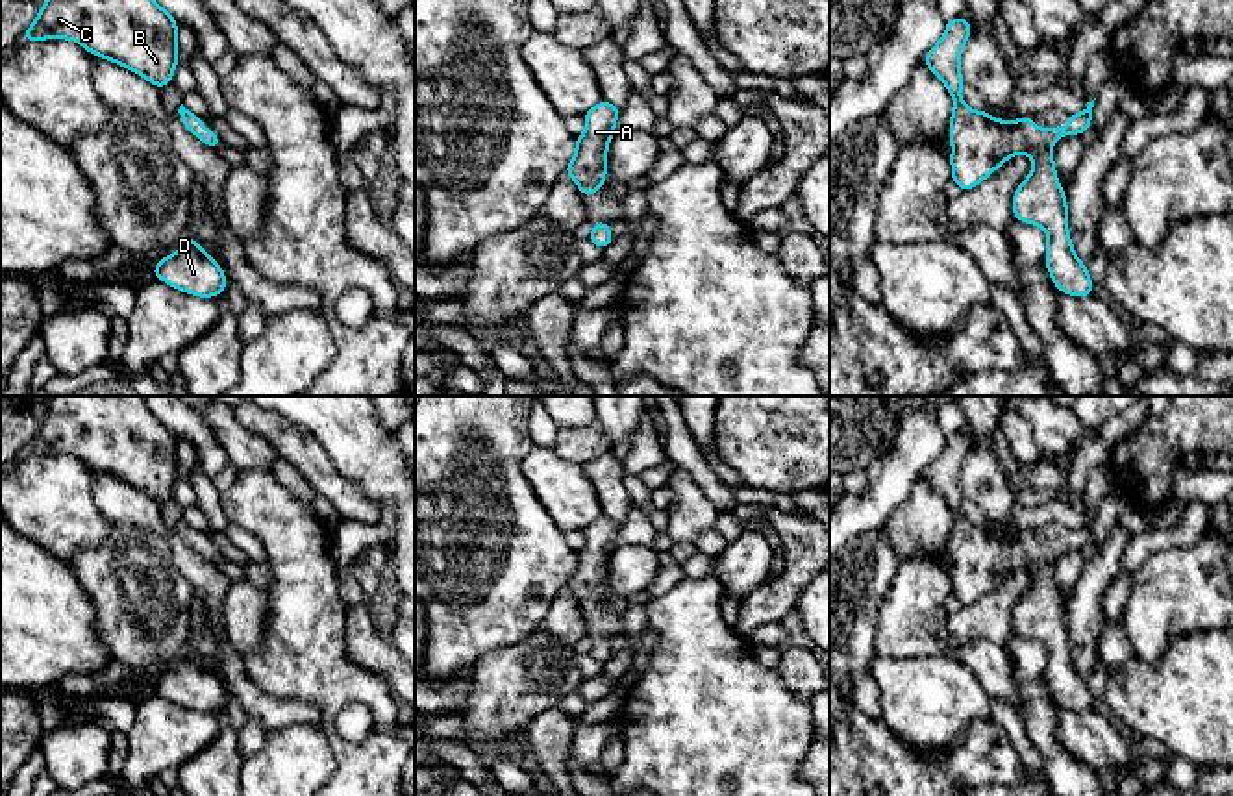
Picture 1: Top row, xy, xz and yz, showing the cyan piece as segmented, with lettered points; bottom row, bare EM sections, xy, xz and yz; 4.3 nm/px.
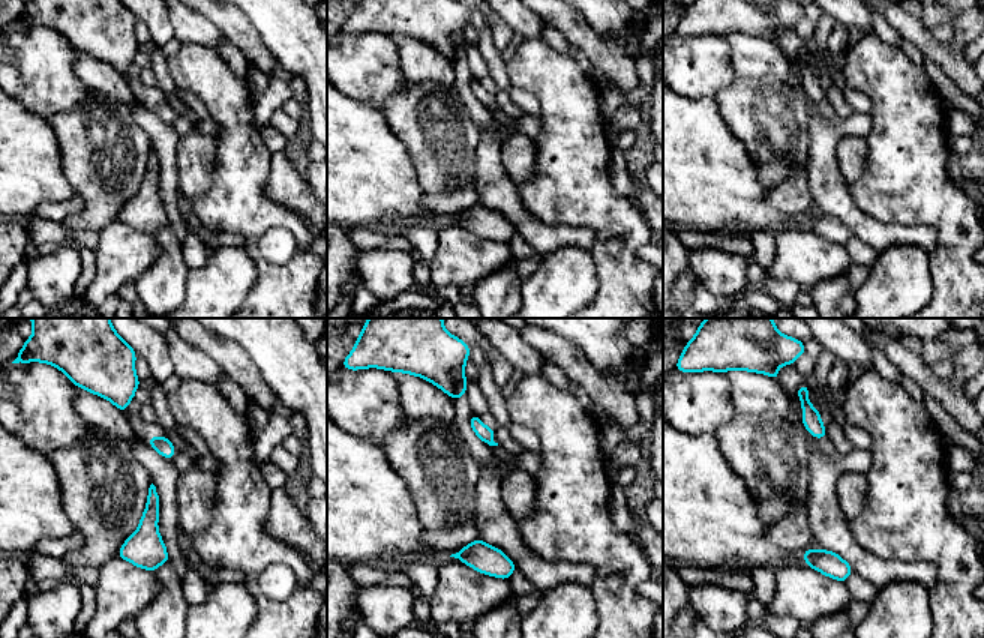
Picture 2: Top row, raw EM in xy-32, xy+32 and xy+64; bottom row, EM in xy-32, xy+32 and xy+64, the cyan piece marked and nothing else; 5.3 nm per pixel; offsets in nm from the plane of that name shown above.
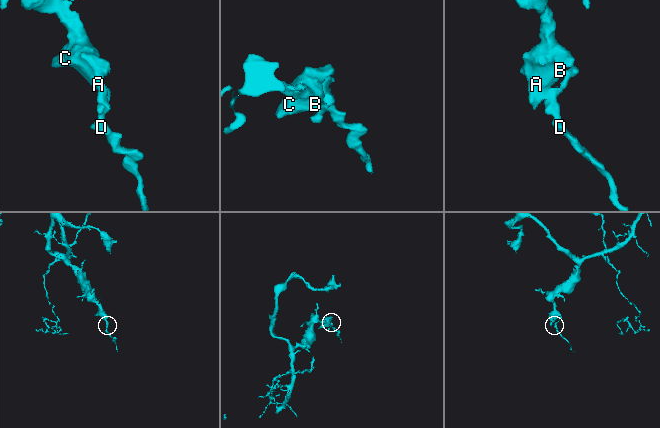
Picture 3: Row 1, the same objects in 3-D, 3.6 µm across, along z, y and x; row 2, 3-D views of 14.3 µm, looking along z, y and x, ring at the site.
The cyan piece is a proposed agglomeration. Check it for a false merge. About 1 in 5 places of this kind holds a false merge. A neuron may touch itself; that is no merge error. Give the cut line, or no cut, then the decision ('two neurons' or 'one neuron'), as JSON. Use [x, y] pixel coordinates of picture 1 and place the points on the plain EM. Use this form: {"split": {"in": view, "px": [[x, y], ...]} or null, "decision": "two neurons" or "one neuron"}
{"split": null, "decision": "one neuron"}

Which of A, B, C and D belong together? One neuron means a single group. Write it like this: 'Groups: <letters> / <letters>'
Groups: A B C D

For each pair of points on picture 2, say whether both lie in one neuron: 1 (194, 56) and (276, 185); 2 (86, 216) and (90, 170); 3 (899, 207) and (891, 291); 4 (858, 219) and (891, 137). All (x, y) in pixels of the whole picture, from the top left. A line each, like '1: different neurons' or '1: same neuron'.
1: different neurons
2: same neuron
3: different neurons
4: different neurons

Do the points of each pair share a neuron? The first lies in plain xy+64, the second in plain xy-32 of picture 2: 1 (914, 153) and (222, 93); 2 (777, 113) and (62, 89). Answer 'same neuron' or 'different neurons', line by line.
1: same neuron
2: different neurons

